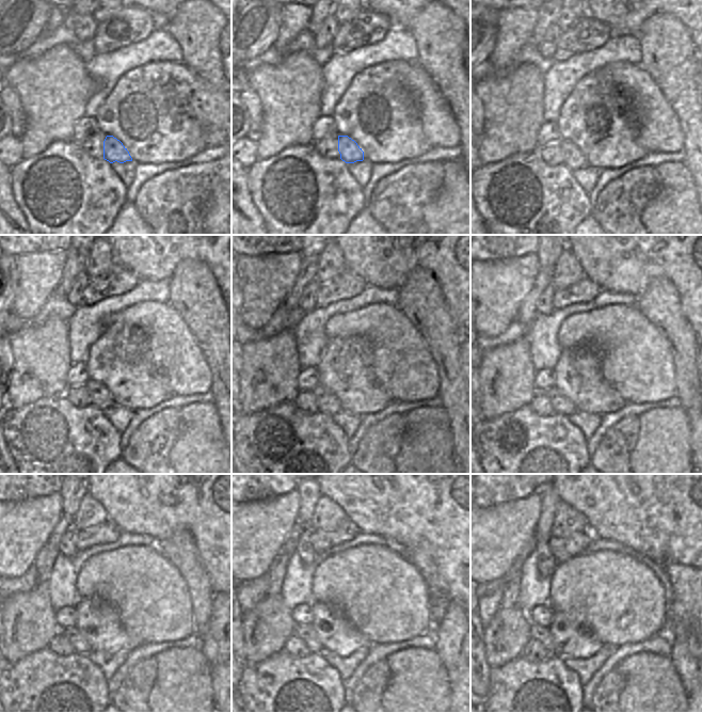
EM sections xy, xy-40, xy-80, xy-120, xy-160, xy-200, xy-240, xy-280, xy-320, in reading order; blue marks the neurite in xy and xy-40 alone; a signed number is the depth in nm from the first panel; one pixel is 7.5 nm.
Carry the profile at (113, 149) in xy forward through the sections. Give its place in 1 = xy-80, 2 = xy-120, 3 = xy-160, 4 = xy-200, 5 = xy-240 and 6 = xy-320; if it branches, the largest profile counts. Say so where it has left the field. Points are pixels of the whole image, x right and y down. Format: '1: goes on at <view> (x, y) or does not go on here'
1: goes on at xy-80 (575, 160)
2: goes on at xy-120 (96, 396)
3: goes on at xy-160 (326, 402)
4: goes on at xy-200 (561, 405)
5: goes on at xy-240 (80, 645)
6: goes on at xy-320 (542, 634)

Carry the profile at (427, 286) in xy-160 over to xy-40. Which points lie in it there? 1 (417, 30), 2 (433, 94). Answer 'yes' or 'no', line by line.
1: yes
2: no

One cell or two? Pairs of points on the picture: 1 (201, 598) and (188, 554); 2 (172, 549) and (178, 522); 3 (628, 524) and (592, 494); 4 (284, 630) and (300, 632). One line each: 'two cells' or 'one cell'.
1: one cell
2: two cells
3: one cell
4: two cells

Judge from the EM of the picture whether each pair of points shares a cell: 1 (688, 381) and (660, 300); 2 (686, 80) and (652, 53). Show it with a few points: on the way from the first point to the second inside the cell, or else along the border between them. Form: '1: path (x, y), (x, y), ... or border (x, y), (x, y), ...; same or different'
1: path (684, 361), (682, 338), (670, 320); same
2: path (677, 72), (660, 54); same

